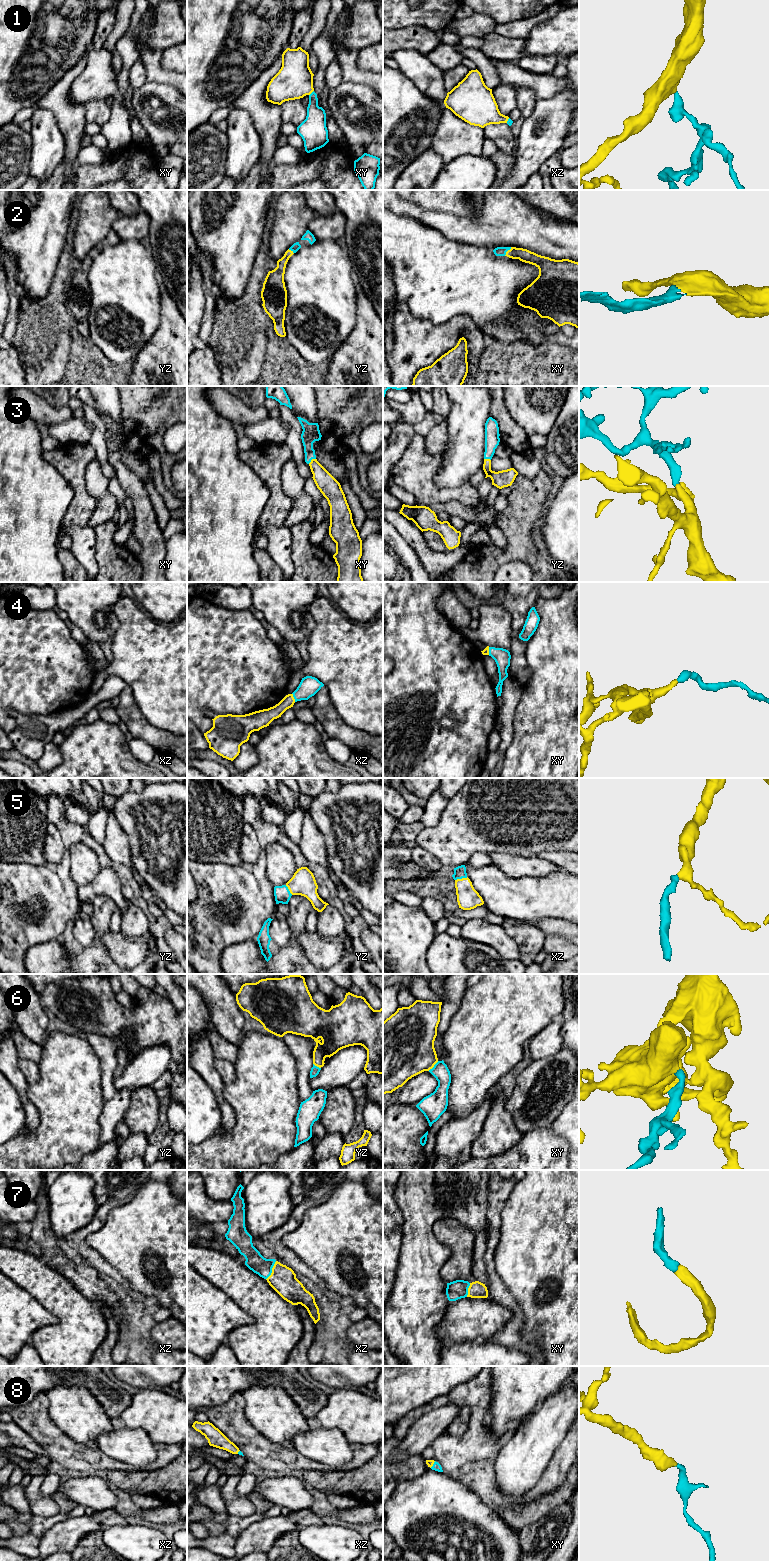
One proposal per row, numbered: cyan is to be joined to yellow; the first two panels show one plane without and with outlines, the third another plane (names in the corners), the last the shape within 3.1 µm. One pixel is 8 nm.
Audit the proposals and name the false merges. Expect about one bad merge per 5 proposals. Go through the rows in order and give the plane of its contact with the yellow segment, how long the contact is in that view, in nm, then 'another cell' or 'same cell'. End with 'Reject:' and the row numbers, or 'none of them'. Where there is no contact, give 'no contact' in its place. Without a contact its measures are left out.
1: meets yellow in xy; contact 60 nm long; same cell
2: meets yellow in xy; contact 90 nm long; same cell
3: meets yellow in xy; contact 80 nm long; same cell
4: meets yellow in xz; contact 80 nm long; same cell
5: meets yellow in xz; contact 110 nm long; same cell
6: meets yellow in xy; contact 120 nm long; same cell
7: meets yellow in xz; contact 170 nm long; same cell
8: meets yellow in xy; contact 70 nm long; same cell
Reject: none of them

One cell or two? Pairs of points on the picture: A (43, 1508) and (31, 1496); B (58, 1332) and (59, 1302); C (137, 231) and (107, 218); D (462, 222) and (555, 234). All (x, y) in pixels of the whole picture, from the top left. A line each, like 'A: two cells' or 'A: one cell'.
A: one cell
B: one cell
C: two cells
D: one cell

